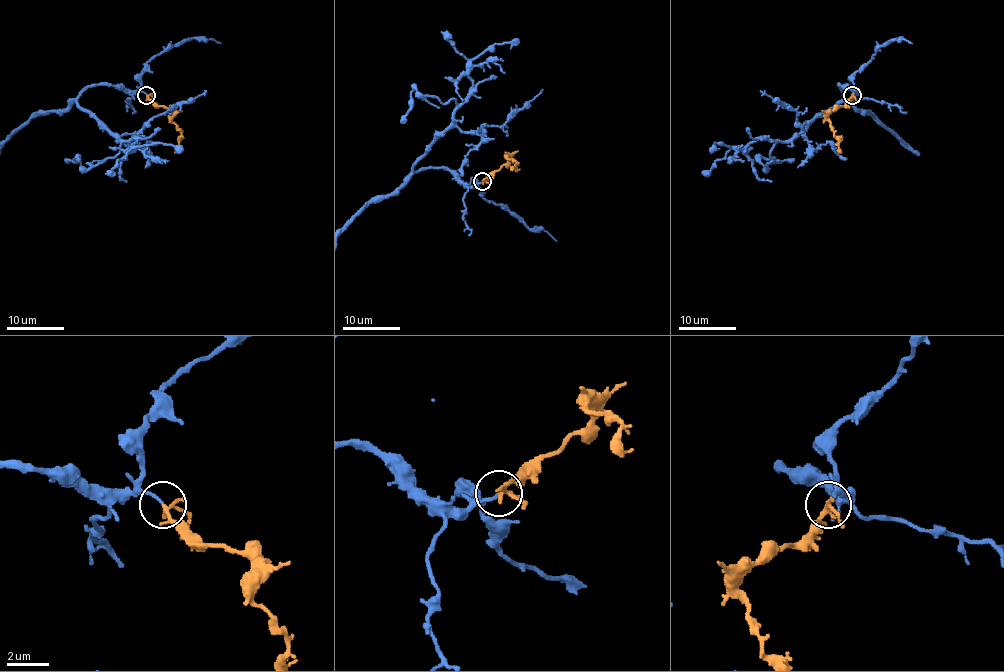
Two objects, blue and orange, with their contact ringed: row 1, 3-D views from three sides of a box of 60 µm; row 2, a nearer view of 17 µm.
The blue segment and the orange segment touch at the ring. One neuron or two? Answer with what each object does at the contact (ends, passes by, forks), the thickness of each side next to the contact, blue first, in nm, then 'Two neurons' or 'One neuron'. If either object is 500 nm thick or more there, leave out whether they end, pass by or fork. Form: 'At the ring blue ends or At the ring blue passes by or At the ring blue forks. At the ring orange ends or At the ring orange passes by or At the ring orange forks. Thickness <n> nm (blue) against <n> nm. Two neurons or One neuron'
At the ring blue ends. At the ring orange forks. Thickness 120 nm (blue) against 160 nm. One neuron

